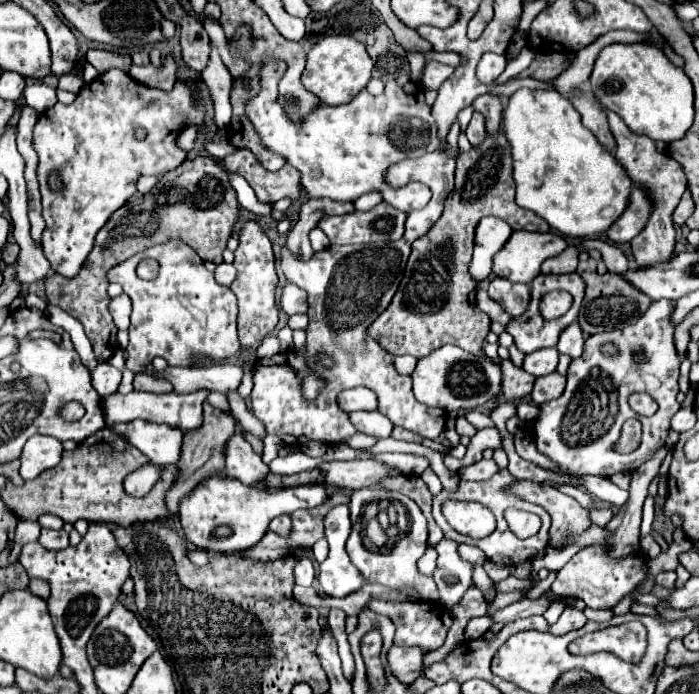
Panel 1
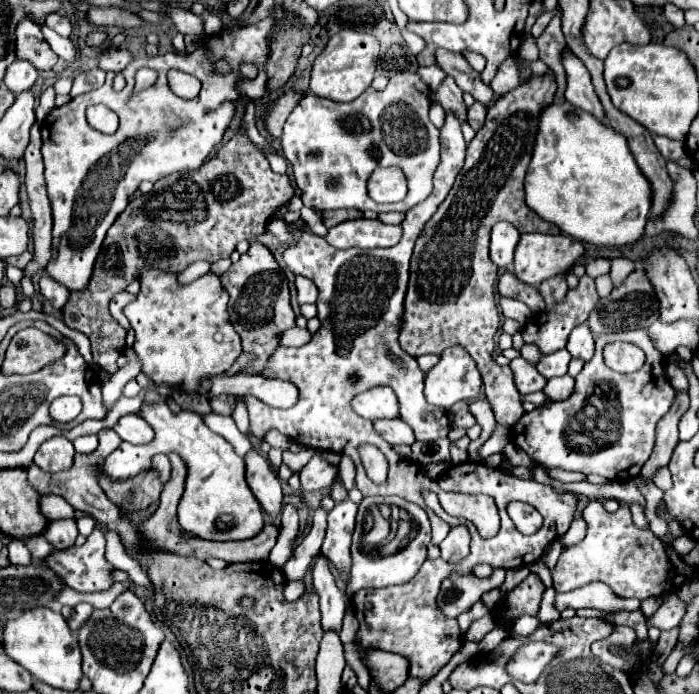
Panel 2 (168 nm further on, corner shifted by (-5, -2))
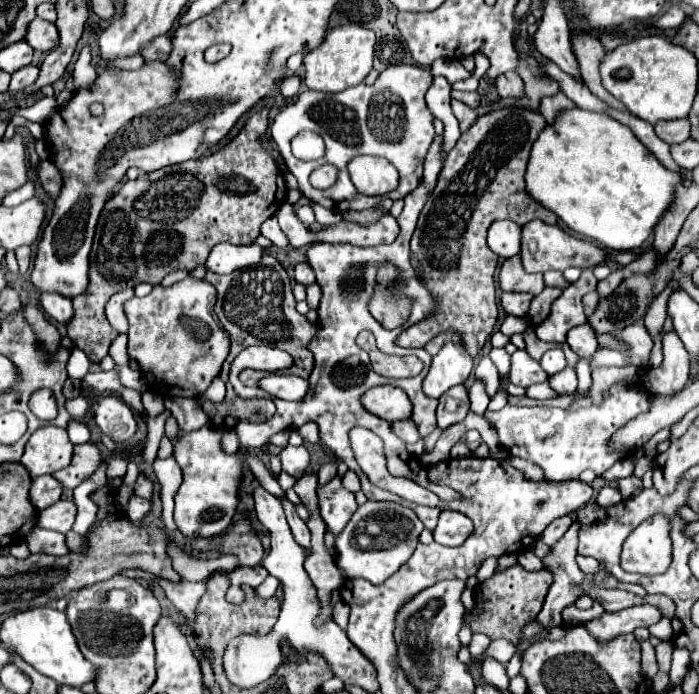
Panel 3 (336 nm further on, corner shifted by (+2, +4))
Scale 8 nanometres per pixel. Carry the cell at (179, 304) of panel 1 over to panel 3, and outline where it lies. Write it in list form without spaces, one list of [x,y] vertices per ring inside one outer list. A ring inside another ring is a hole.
[[[185,278],[169,288],[155,286],[149,296],[131,298],[125,304],[129,318],[129,356],[133,356],[141,368],[149,368],[145,372],[149,388],[159,390],[163,396],[195,398],[219,376],[231,340],[229,332],[221,328],[213,314],[215,298],[211,284]]]

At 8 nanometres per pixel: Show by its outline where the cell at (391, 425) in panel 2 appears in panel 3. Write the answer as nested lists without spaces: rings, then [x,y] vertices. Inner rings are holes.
[[[409,420],[409,422],[395,422],[393,424],[393,430],[407,444],[415,444],[417,440],[421,440],[421,434],[419,434],[417,424],[413,420]]]

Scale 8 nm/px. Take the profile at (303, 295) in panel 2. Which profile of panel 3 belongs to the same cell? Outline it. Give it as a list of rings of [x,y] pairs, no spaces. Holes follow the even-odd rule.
[[[307,262],[297,264],[297,266],[295,266],[295,280],[301,282],[301,284],[305,284],[305,286],[313,284],[313,282],[315,282],[315,272],[313,272],[313,268],[311,268]]]

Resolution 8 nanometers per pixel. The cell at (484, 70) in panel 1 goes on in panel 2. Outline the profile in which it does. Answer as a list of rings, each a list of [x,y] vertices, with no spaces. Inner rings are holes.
[[[510,56],[510,58],[506,58],[506,60],[500,64],[496,76],[494,76],[492,82],[490,82],[490,88],[494,90],[496,96],[502,96],[504,92],[510,92],[512,88],[516,88],[516,84],[520,84],[518,66],[516,66],[516,58]]]

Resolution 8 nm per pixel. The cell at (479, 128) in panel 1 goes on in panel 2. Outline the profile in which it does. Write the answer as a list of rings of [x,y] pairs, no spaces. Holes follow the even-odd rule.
[[[474,102],[472,108],[468,108],[468,124],[478,132],[482,130],[486,120],[486,106],[482,106],[480,102]]]

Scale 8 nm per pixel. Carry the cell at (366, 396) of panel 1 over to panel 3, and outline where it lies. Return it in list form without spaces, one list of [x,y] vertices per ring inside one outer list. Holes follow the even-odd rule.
[[[375,386],[365,394],[363,406],[387,422],[409,420],[413,414],[411,400],[397,386]]]

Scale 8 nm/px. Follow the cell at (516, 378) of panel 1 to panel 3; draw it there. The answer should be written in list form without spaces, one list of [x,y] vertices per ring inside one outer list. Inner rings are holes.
[[[517,350],[513,356],[511,356],[511,374],[509,374],[509,380],[515,384],[515,386],[523,386],[523,388],[529,388],[531,384],[537,384],[537,382],[545,382],[549,376],[547,372],[541,368],[541,364],[537,360],[533,360],[525,350]]]

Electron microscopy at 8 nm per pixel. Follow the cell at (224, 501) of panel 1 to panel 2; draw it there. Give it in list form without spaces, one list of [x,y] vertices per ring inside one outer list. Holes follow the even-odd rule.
[[[164,400],[160,402],[144,402],[138,410],[138,416],[142,416],[156,432],[154,436],[154,444],[132,445],[123,441],[114,452],[106,458],[104,462],[104,472],[108,472],[108,476],[114,476],[116,480],[124,480],[128,476],[136,476],[138,472],[142,472],[144,468],[150,468],[150,460],[154,454],[170,454],[176,452],[180,454],[180,458],[186,462],[188,466],[188,478],[186,478],[186,490],[184,496],[178,504],[178,522],[180,526],[190,532],[192,536],[204,538],[204,540],[218,540],[218,542],[228,542],[228,540],[248,540],[258,536],[258,532],[264,528],[264,518],[262,518],[262,506],[256,500],[256,496],[252,494],[252,490],[248,488],[246,480],[244,480],[244,460],[234,452],[232,444],[228,444],[220,434],[214,434],[206,424],[204,418],[192,410],[180,410],[178,414],[172,412],[168,408],[168,404]]]

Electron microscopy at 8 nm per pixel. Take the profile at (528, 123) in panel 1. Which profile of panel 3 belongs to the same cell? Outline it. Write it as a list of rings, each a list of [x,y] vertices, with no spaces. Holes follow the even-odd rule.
[[[573,108],[557,116],[557,120],[539,134],[531,150],[525,180],[527,192],[537,202],[545,204],[545,208],[553,210],[577,234],[593,238],[609,250],[633,250],[649,238],[665,210],[671,206],[675,188],[683,186],[683,172],[665,168],[625,124],[607,114]]]

